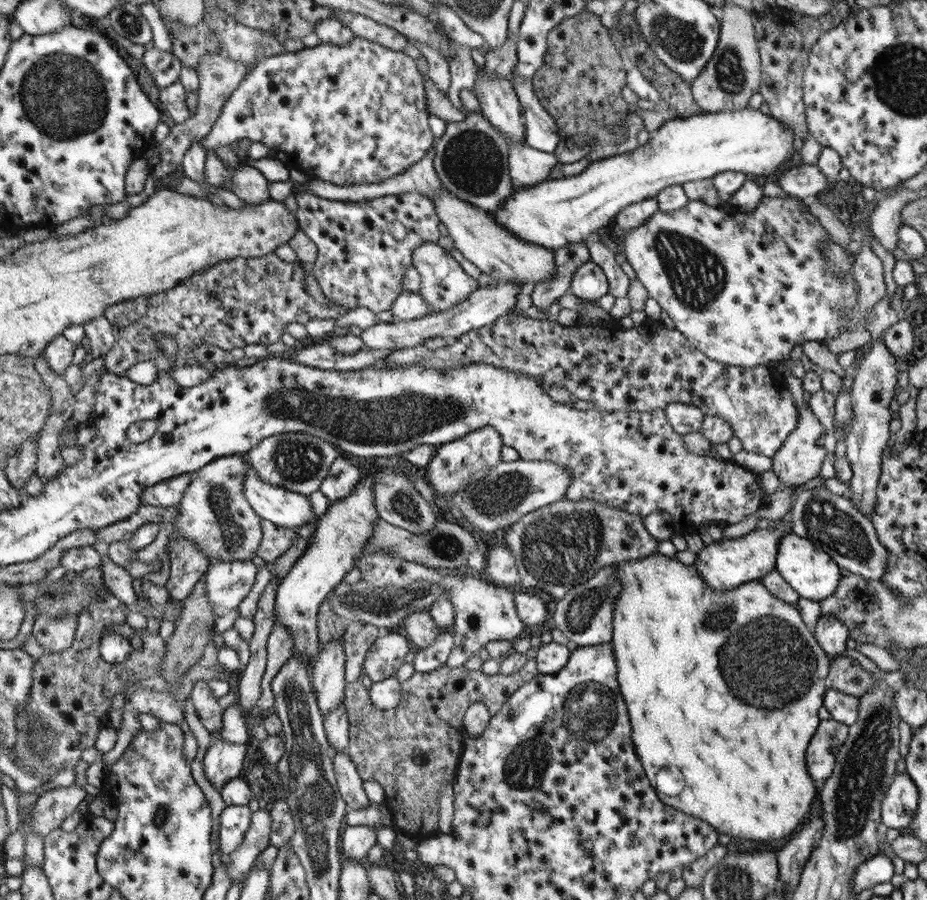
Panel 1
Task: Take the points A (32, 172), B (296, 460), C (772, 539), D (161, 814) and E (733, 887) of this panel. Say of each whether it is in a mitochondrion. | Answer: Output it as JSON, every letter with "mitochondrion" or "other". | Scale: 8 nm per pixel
{"A":"other","B":"mitochondrion","C":"other","D":"mitochondrion","E":"mitochondrion"}

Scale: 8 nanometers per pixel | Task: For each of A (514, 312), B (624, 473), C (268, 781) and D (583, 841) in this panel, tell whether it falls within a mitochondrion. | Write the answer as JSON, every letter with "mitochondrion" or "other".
{"A":"other","B":"other","C":"mitochondrion","D":"other"}

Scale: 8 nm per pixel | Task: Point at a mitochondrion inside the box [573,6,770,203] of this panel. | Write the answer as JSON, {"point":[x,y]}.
{"point":[680,38]}

